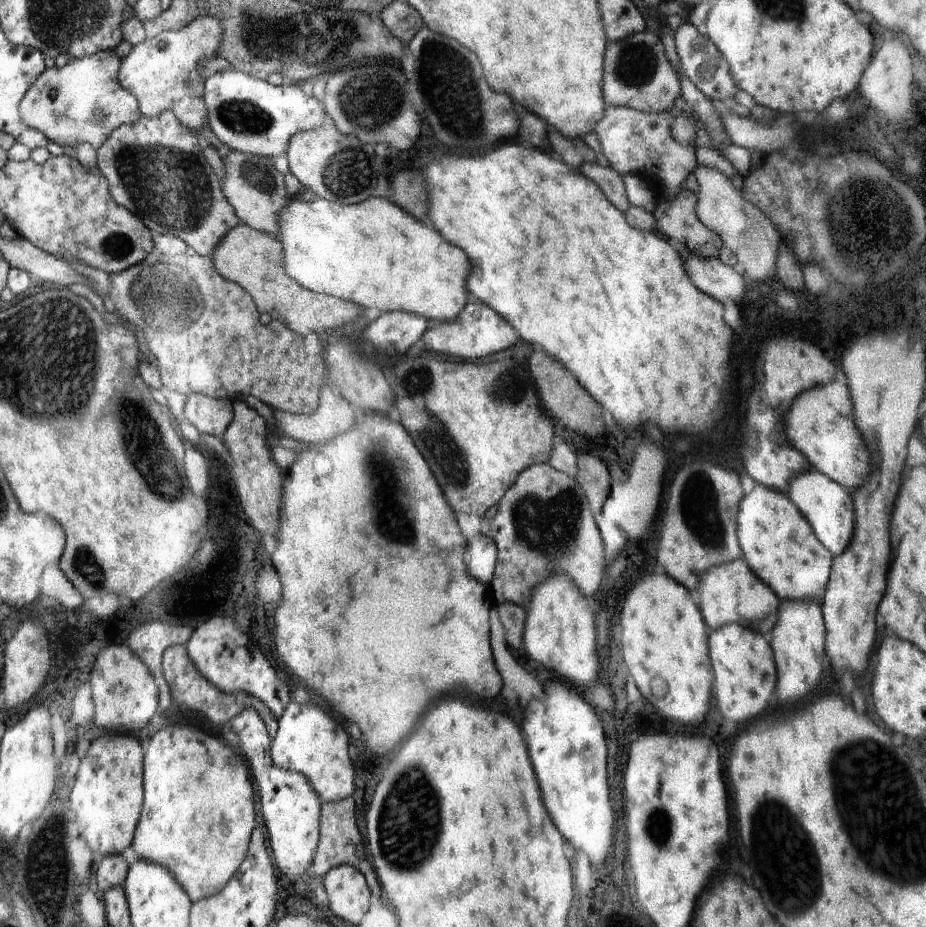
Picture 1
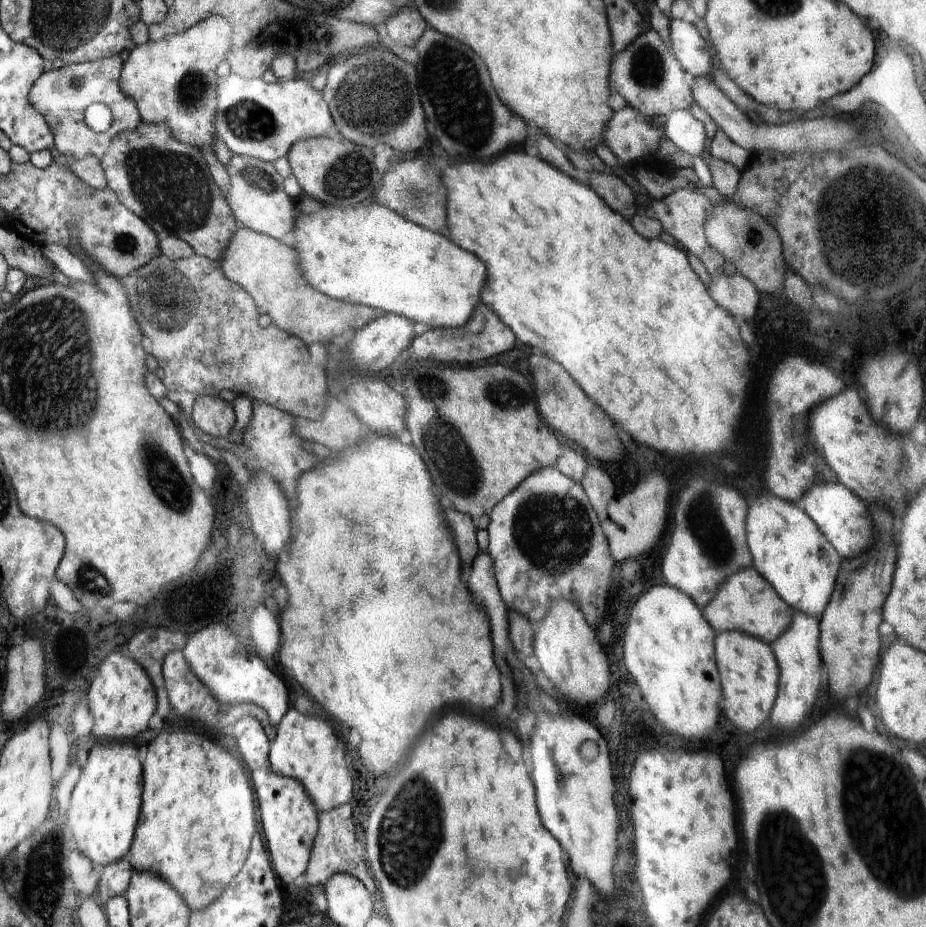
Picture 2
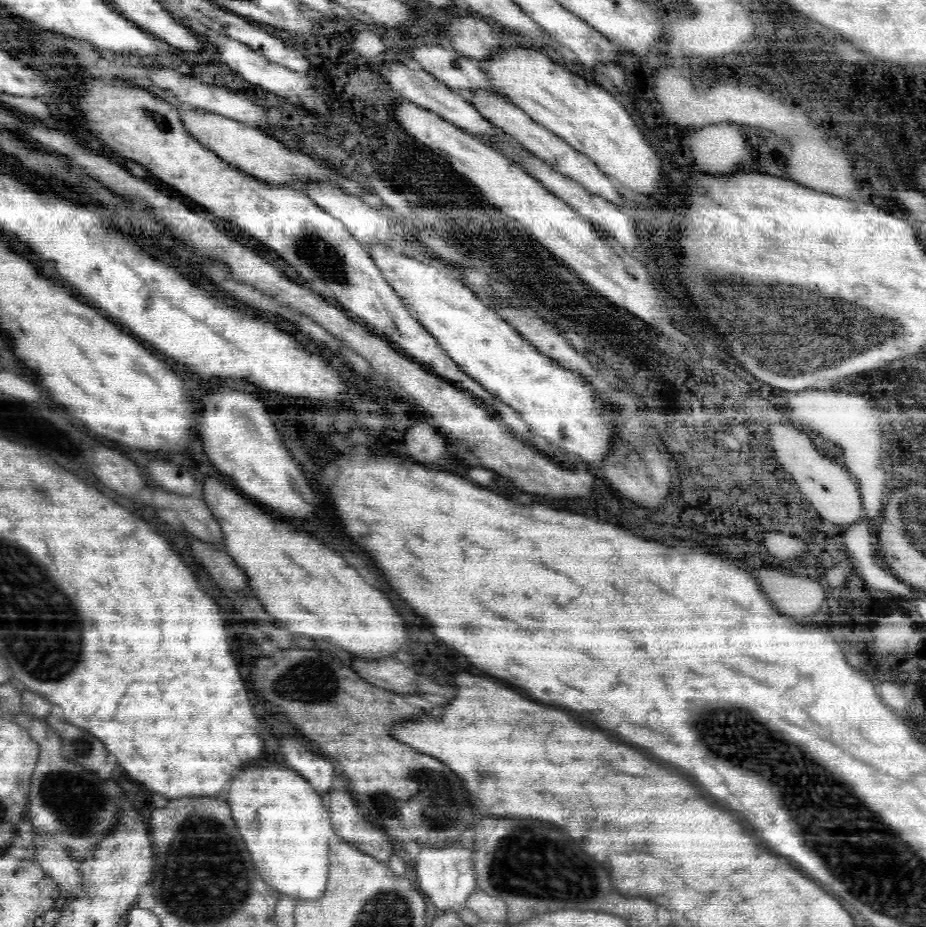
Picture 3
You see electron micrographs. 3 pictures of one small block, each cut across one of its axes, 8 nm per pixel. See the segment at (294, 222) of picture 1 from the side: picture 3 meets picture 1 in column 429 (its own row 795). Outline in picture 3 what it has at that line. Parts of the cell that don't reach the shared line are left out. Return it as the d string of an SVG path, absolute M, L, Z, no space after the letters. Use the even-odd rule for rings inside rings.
M286 764L252 766L242 770L232 780L228 806L232 810L237 829L252 854L256 872L279 896L313 901L322 898L329 875L329 838L334 835L334 829L330 824L329 811L324 805L324 797L316 793L308 780Z

